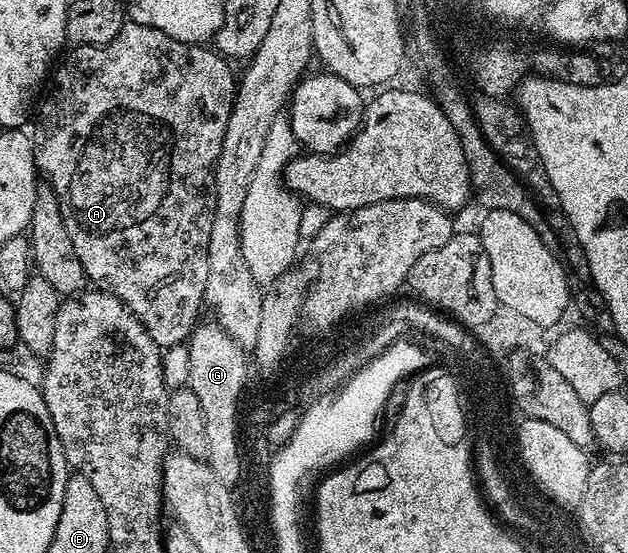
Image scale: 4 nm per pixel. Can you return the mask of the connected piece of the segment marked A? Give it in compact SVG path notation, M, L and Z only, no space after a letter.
M124 21L121 32L117 32L109 44L75 46L72 54L54 67L53 77L37 106L39 138L37 134L35 164L42 177L44 174L48 178L44 179L57 196L65 228L69 228L69 236L73 240L73 252L77 252L77 260L81 260L85 268L88 283L106 290L114 298L120 298L139 317L161 348L181 345L190 339L200 321L199 309L204 309L205 288L209 284L209 232L215 213L215 165L221 156L221 144L229 124L231 103L237 89L237 74L231 71L232 63L228 59L214 49L207 48L203 44L173 40L173 36L145 24Z

